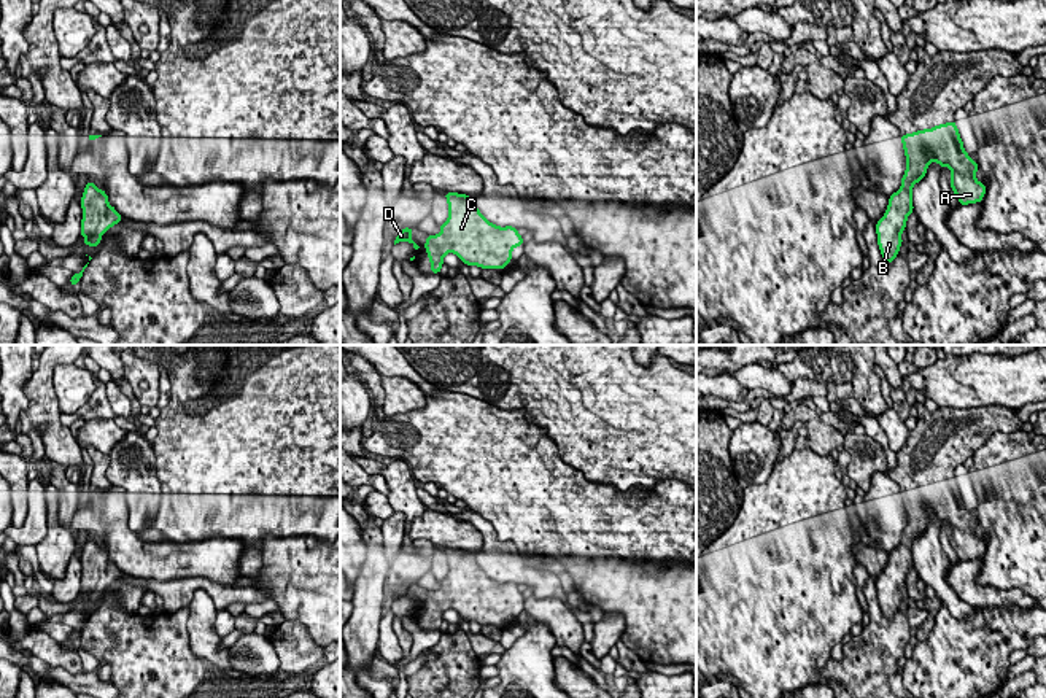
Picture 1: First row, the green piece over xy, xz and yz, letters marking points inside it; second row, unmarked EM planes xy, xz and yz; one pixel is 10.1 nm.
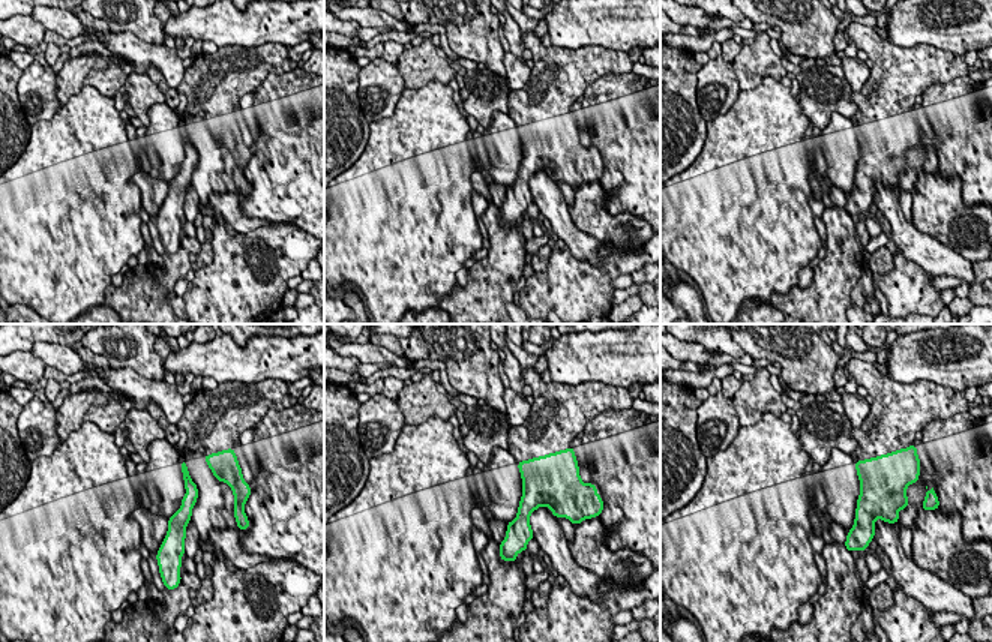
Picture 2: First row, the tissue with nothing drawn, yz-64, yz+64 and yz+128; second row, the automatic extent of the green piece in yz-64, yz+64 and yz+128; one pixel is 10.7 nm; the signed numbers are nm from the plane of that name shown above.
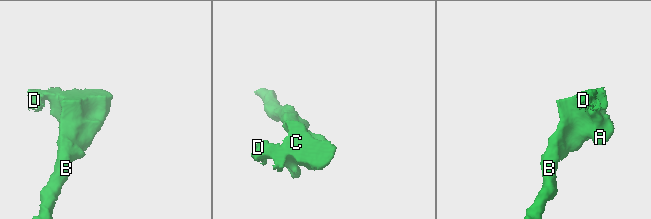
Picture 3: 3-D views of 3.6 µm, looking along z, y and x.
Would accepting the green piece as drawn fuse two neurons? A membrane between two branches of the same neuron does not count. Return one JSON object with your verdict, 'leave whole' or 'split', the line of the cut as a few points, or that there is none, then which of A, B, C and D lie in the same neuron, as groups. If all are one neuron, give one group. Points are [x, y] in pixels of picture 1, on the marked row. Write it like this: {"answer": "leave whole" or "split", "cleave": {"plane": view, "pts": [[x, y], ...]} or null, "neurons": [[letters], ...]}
{"answer": "leave whole", "cleave": null, "neurons": [["A", "B", "C", "D"]]}

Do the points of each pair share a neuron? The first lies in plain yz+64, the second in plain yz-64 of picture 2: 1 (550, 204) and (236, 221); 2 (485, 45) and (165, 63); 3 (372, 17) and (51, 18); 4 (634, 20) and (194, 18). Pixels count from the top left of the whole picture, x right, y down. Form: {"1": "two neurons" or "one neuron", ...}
{"1": "two neurons", "2": "two neurons", "3": "one neuron", "4": "one neuron"}

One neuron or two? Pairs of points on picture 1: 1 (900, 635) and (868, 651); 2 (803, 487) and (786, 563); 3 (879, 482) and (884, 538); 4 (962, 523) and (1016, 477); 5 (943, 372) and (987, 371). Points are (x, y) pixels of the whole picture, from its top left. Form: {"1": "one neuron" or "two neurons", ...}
{"1": "one neuron", "2": "one neuron", "3": "one neuron", "4": "two neurons", "5": "one neuron"}

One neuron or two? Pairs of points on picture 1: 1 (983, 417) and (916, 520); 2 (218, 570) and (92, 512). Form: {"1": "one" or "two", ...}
{"1": "one", "2": "one"}

